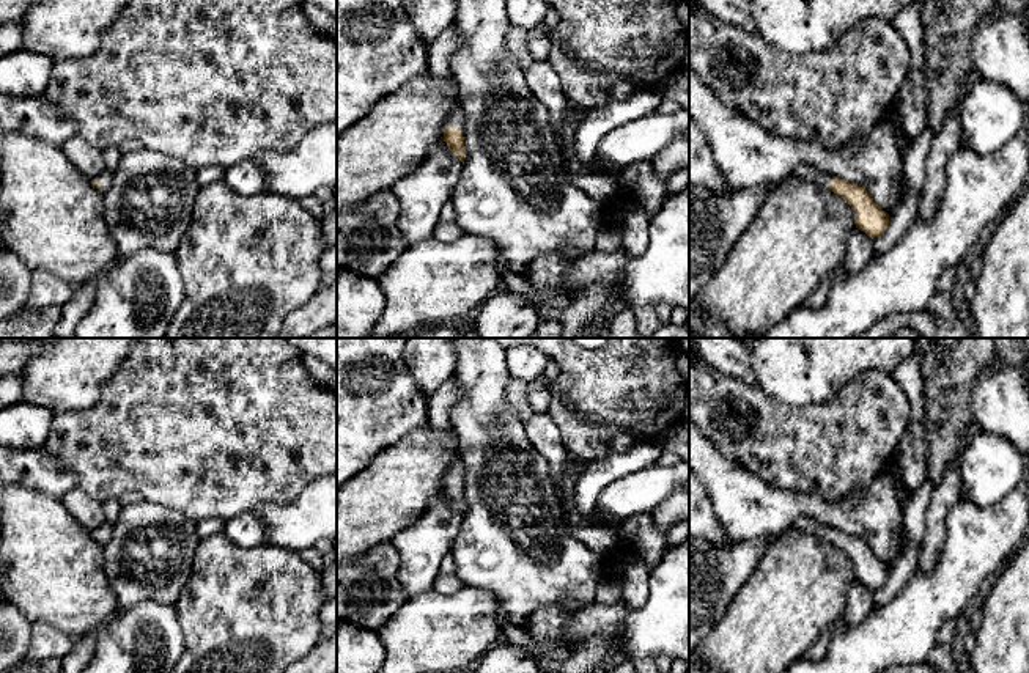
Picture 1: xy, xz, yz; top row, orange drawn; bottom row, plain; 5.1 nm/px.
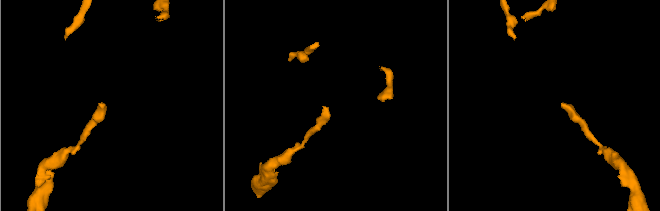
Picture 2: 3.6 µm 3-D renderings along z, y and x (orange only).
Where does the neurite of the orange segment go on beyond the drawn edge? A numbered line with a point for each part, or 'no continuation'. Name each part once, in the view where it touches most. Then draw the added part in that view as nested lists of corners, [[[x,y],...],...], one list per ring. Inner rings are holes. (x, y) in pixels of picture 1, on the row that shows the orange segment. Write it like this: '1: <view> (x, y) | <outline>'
1: xz (457, 117) | [[[459,102],[452,108],[445,126],[452,126],[455,129],[464,127],[464,113],[463,113],[463,108],[461,108]]]

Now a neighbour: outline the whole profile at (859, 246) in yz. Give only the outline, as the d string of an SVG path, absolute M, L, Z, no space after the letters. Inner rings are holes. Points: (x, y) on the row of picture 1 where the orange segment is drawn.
M854 228L848 241L848 253L843 264L845 270L850 275L858 274L867 266L870 258L873 258L872 237L859 228Z

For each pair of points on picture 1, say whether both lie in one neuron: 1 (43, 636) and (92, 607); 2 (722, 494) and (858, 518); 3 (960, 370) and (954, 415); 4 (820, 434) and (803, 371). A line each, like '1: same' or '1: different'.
1: different
2: same
3: same
4: different

